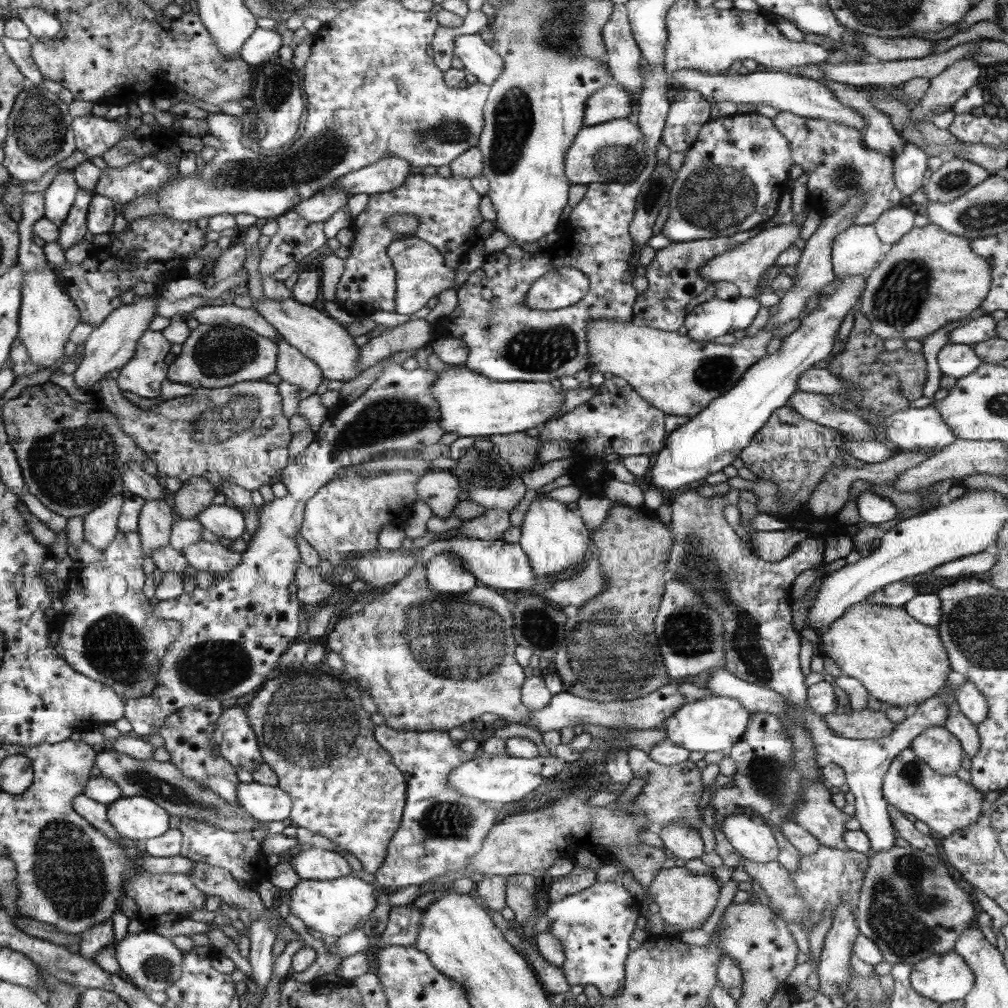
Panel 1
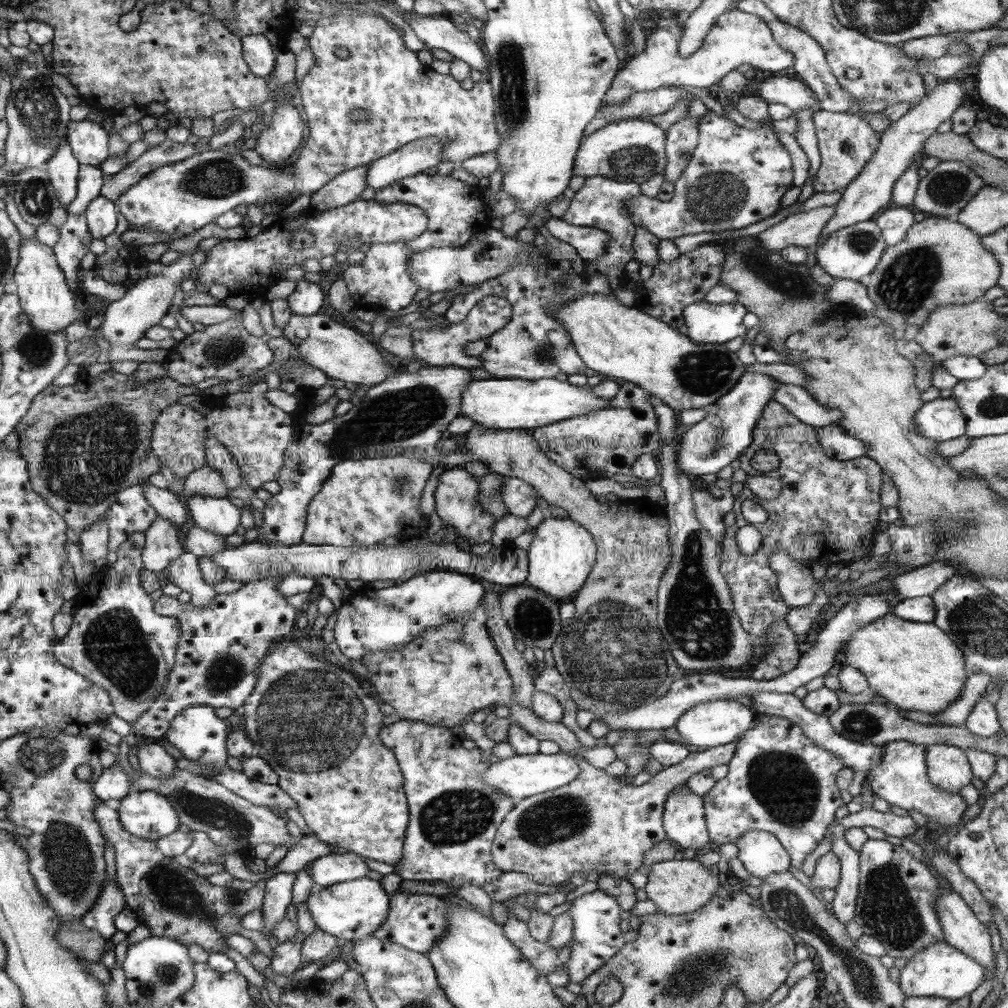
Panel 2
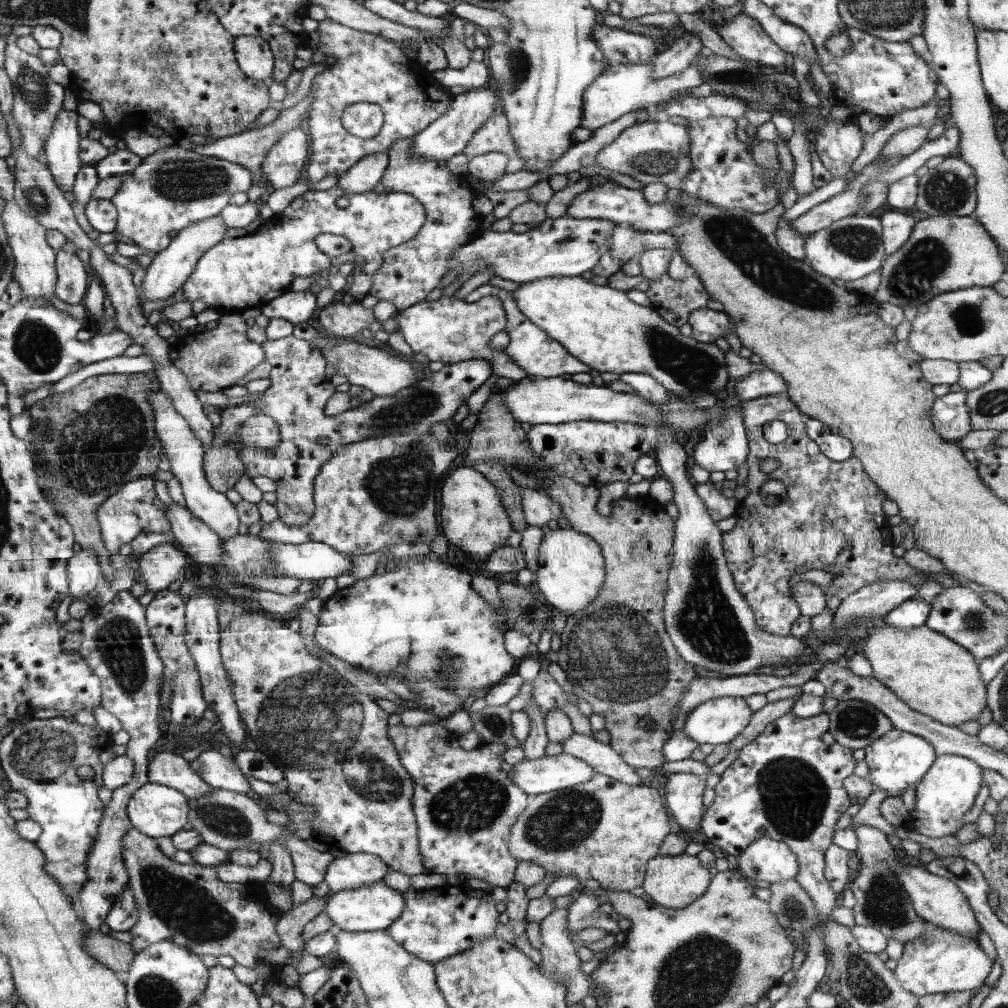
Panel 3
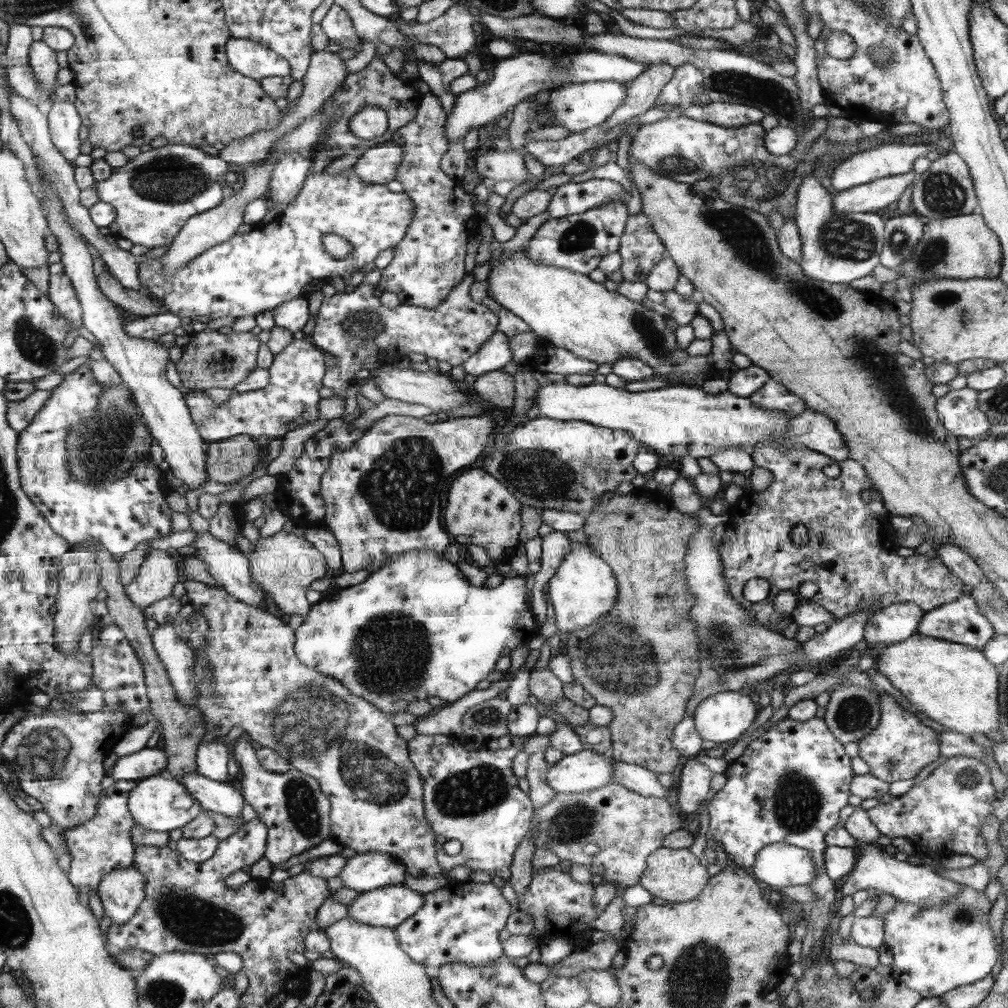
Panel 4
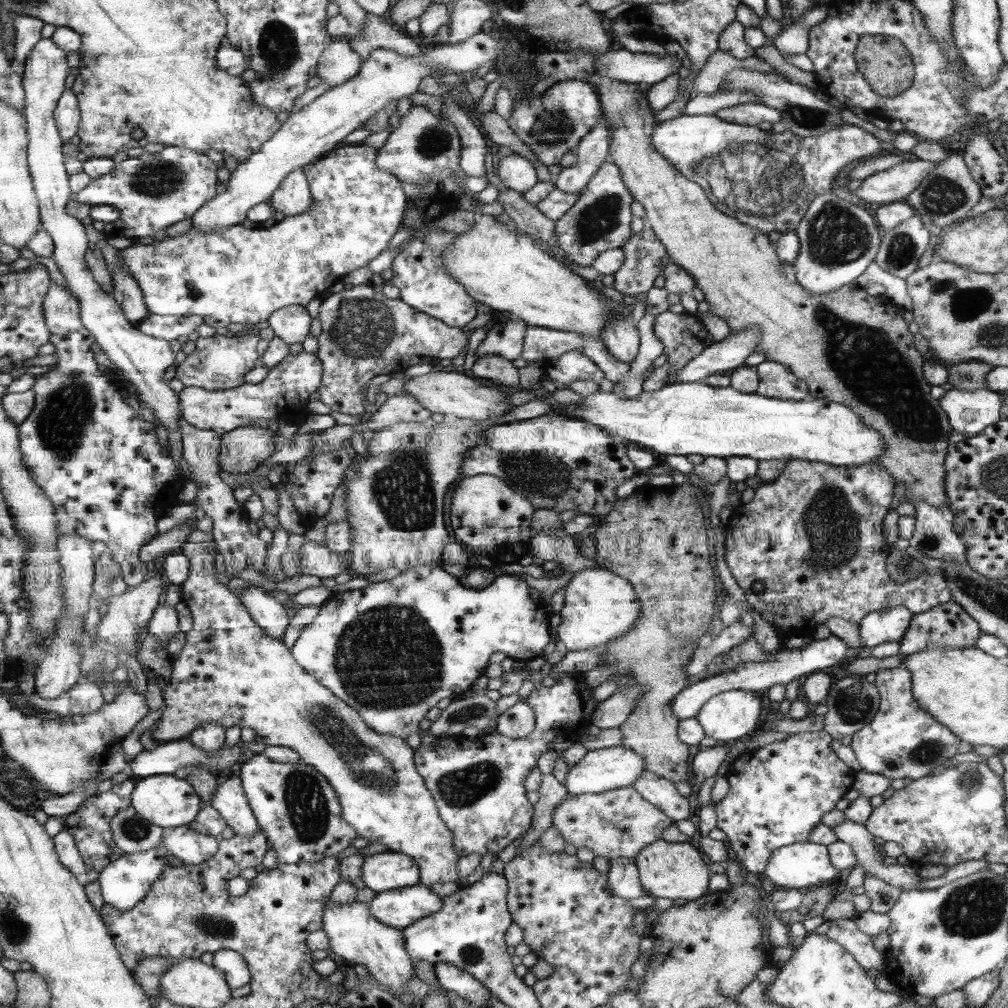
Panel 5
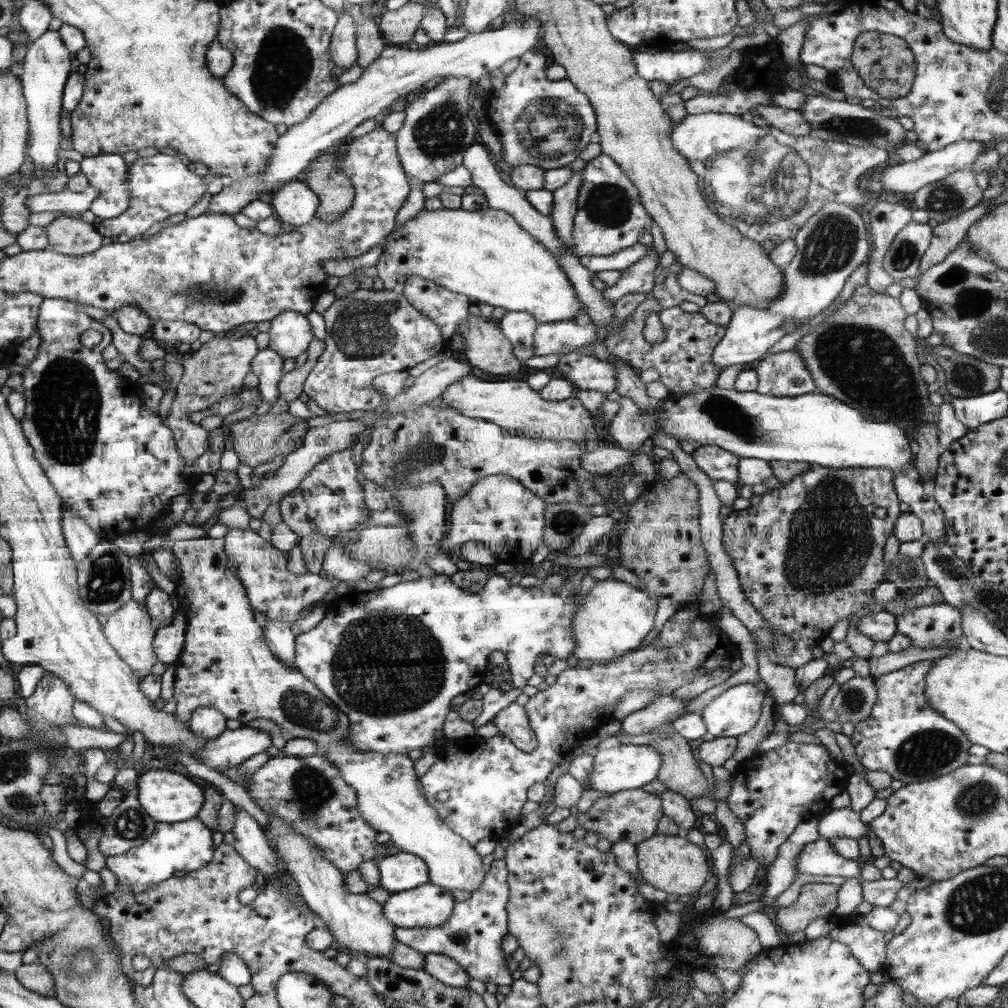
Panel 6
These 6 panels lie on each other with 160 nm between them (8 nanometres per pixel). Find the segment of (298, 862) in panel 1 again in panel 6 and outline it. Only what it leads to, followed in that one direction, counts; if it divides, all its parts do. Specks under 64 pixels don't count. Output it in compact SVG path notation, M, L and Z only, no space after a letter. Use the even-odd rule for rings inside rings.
M408 852L390 855L386 859L378 861L377 866L381 876L379 886L389 890L391 893L409 891L428 883L430 879L429 867L426 866L425 861L420 856L415 856Z

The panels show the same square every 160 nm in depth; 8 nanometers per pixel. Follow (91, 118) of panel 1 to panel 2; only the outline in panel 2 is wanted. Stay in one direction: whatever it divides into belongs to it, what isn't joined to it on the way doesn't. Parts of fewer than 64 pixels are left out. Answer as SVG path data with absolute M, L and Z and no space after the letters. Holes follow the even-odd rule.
M74 121L68 126L67 141L79 163L100 164L100 142L108 142L107 130L102 130L100 122Z

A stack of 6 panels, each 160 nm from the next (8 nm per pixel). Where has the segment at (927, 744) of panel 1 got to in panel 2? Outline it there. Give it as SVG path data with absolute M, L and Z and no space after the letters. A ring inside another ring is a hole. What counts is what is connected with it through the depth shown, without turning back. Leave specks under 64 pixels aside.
M928 744L925 755L928 781L932 782L932 785L940 789L940 791L958 795L962 788L971 784L973 778L971 764L962 749L949 744Z

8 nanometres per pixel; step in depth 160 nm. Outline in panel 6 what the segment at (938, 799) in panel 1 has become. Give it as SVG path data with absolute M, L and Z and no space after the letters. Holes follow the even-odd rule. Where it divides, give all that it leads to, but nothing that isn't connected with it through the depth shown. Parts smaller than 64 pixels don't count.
M918 661L875 677L877 699L866 721L855 725L850 740L868 771L888 772L904 784L933 780L967 764L972 743L966 733L942 716L926 698L925 678L933 661Z

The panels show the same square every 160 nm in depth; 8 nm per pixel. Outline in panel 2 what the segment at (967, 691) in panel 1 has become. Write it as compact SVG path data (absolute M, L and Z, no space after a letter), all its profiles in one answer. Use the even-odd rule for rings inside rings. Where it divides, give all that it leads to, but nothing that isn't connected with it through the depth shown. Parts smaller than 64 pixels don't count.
M983 692L976 706L974 706L972 712L968 715L964 726L968 727L968 730L972 734L981 737L992 737L995 734L999 734L1001 724L995 709L994 699L990 697L987 699L985 692Z

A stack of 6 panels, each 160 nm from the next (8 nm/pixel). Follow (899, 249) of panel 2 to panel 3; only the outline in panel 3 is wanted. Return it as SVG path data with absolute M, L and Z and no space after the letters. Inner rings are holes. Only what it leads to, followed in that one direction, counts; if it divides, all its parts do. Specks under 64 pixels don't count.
M931 216L920 219L914 225L906 244L894 254L885 257L881 270L881 282L872 298L902 308L907 305L920 308L922 304L926 304L926 301L942 295L943 292L972 287L992 287L1006 277L1006 264L1003 262L996 241L986 232L982 223L971 216Z

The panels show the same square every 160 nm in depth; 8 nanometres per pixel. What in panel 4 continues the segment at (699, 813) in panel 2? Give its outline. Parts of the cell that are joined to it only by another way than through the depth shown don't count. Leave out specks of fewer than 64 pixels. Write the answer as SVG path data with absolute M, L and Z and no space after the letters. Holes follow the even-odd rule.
M688 758L680 774L678 786L678 807L686 815L695 814L703 800L709 797L710 782L714 773L695 758Z

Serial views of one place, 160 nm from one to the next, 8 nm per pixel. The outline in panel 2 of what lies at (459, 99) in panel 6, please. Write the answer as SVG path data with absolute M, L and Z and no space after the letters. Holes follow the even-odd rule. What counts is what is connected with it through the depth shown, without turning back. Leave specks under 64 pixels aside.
M369 165L341 172L311 195L309 209L336 208L360 199L367 187L367 170Z

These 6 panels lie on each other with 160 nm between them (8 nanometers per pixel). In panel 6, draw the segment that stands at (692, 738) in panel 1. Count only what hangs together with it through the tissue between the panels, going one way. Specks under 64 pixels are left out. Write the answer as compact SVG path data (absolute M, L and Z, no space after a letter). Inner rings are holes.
M754 683L728 688L701 711L707 732L715 737L737 737L750 732L761 715L765 694Z

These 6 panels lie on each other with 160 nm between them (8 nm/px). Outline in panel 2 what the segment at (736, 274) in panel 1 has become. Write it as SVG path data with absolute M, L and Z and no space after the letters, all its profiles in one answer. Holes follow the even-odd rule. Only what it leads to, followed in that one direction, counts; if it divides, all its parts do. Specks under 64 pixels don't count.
M836 205L822 206L808 212L788 215L782 222L769 227L756 236L762 251L781 251L784 247L800 246L812 249L816 246L822 229L834 216Z

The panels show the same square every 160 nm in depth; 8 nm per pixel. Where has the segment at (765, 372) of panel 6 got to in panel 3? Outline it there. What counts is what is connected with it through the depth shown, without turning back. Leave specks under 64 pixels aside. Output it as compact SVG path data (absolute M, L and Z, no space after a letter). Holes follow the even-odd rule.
M768 395L741 404L743 412L742 420L746 435L748 436L749 454L748 478L745 485L749 488L746 498L739 501L735 516L737 523L731 531L724 533L724 551L733 572L737 590L748 601L756 617L758 626L764 632L788 636L792 623L801 616L801 610L795 598L791 595L789 581L794 574L806 572L807 570L824 570L834 575L830 586L826 586L823 594L828 599L843 599L854 592L878 582L890 582L894 580L912 583L918 587L914 599L919 598L926 604L932 604L933 600L944 591L940 582L934 582L926 578L920 569L916 569L906 563L902 557L892 553L893 540L891 527L883 513L883 502L885 494L878 485L870 480L866 474L863 464L856 457L850 457L844 462L830 460L830 457L822 454L818 444L815 444L807 436L805 421L807 416L786 395ZM772 420L782 420L788 426L788 437L781 444L770 444L764 438L765 424ZM775 458L778 468L770 473L764 473L760 469L762 460ZM769 480L780 480L786 486L787 500L779 505L768 506L760 497L760 488Z

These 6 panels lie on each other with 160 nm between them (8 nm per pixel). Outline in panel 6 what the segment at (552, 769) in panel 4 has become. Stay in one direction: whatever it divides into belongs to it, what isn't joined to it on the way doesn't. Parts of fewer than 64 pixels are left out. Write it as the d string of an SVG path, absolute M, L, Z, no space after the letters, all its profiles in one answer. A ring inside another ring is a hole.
M625 744L608 749L598 749L594 755L595 764L588 781L584 782L584 790L595 790L603 793L620 793L642 789L652 780L660 776L663 766L661 752L650 745Z

